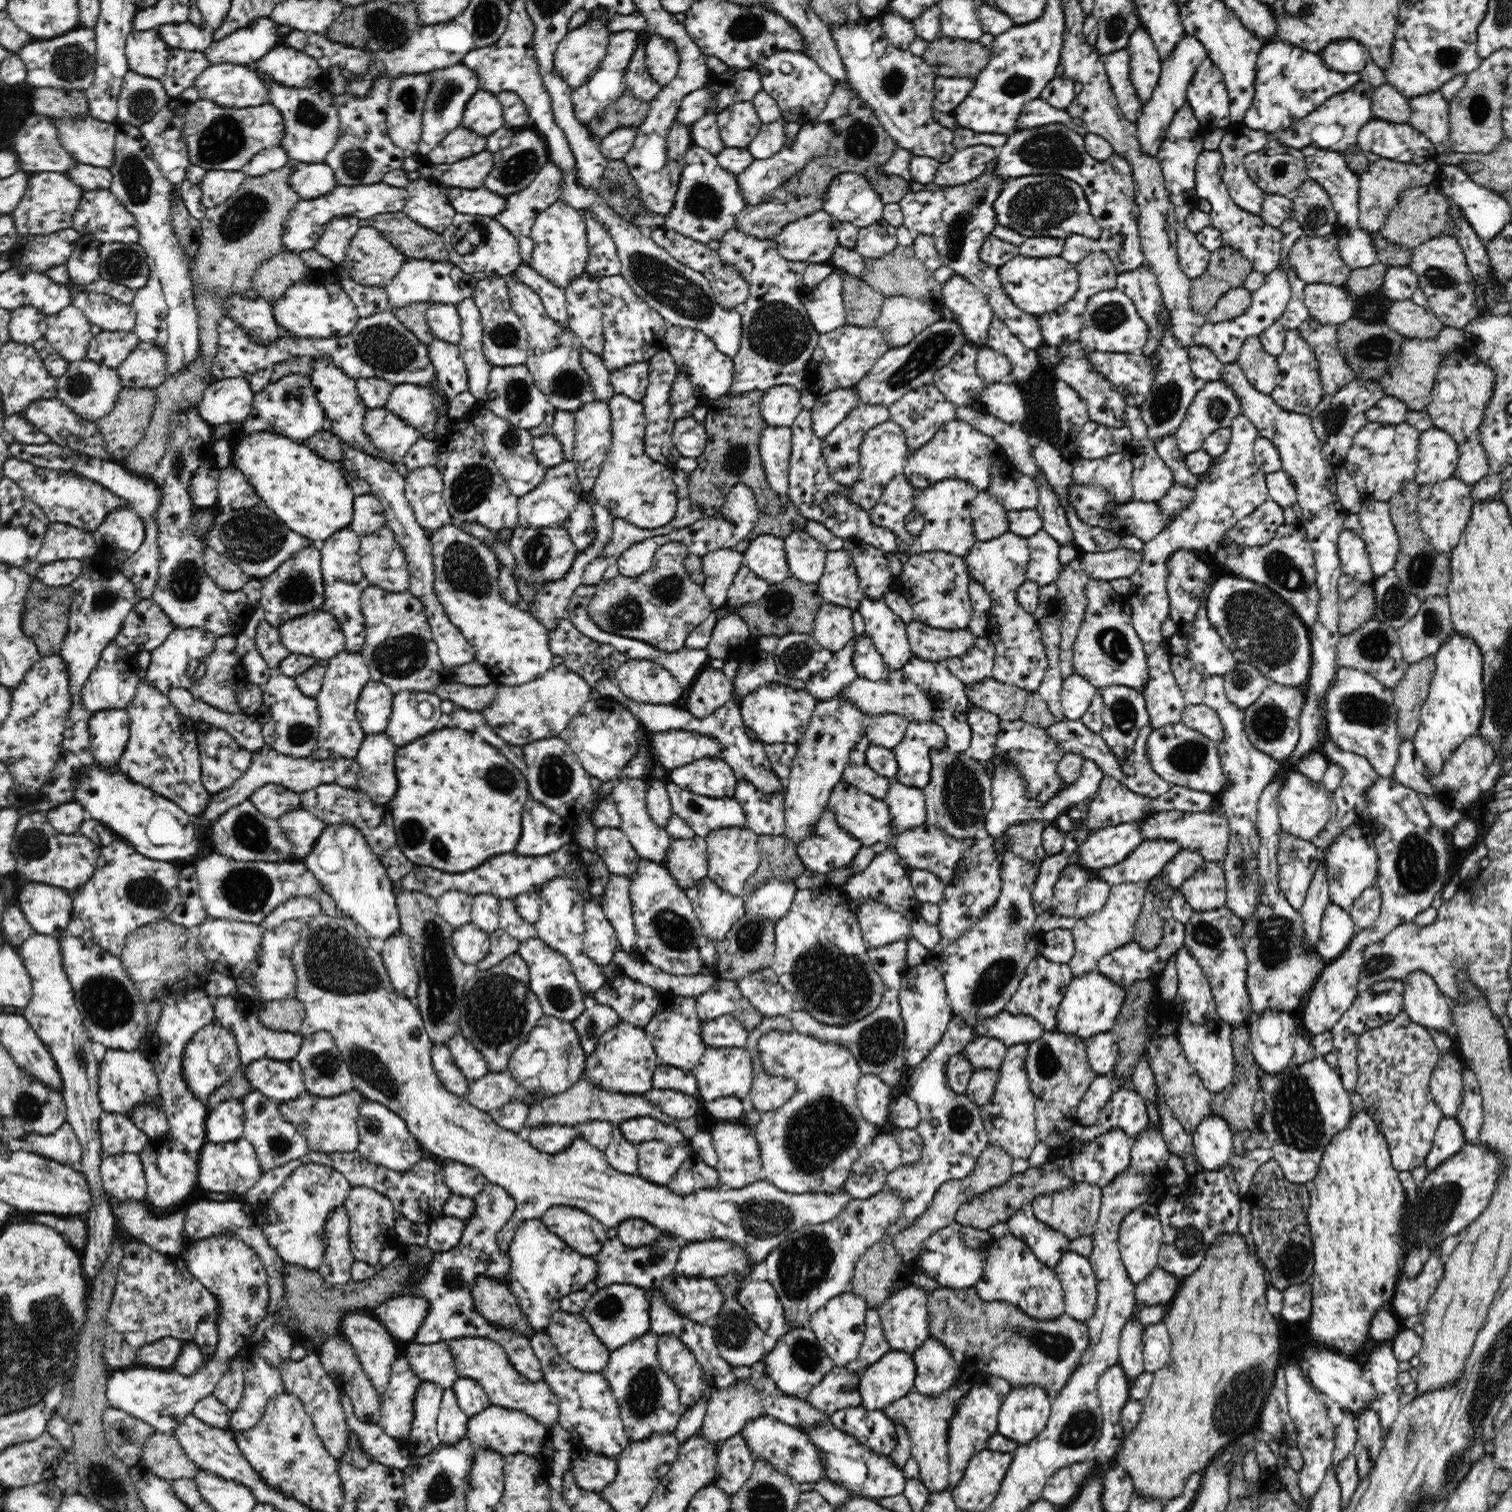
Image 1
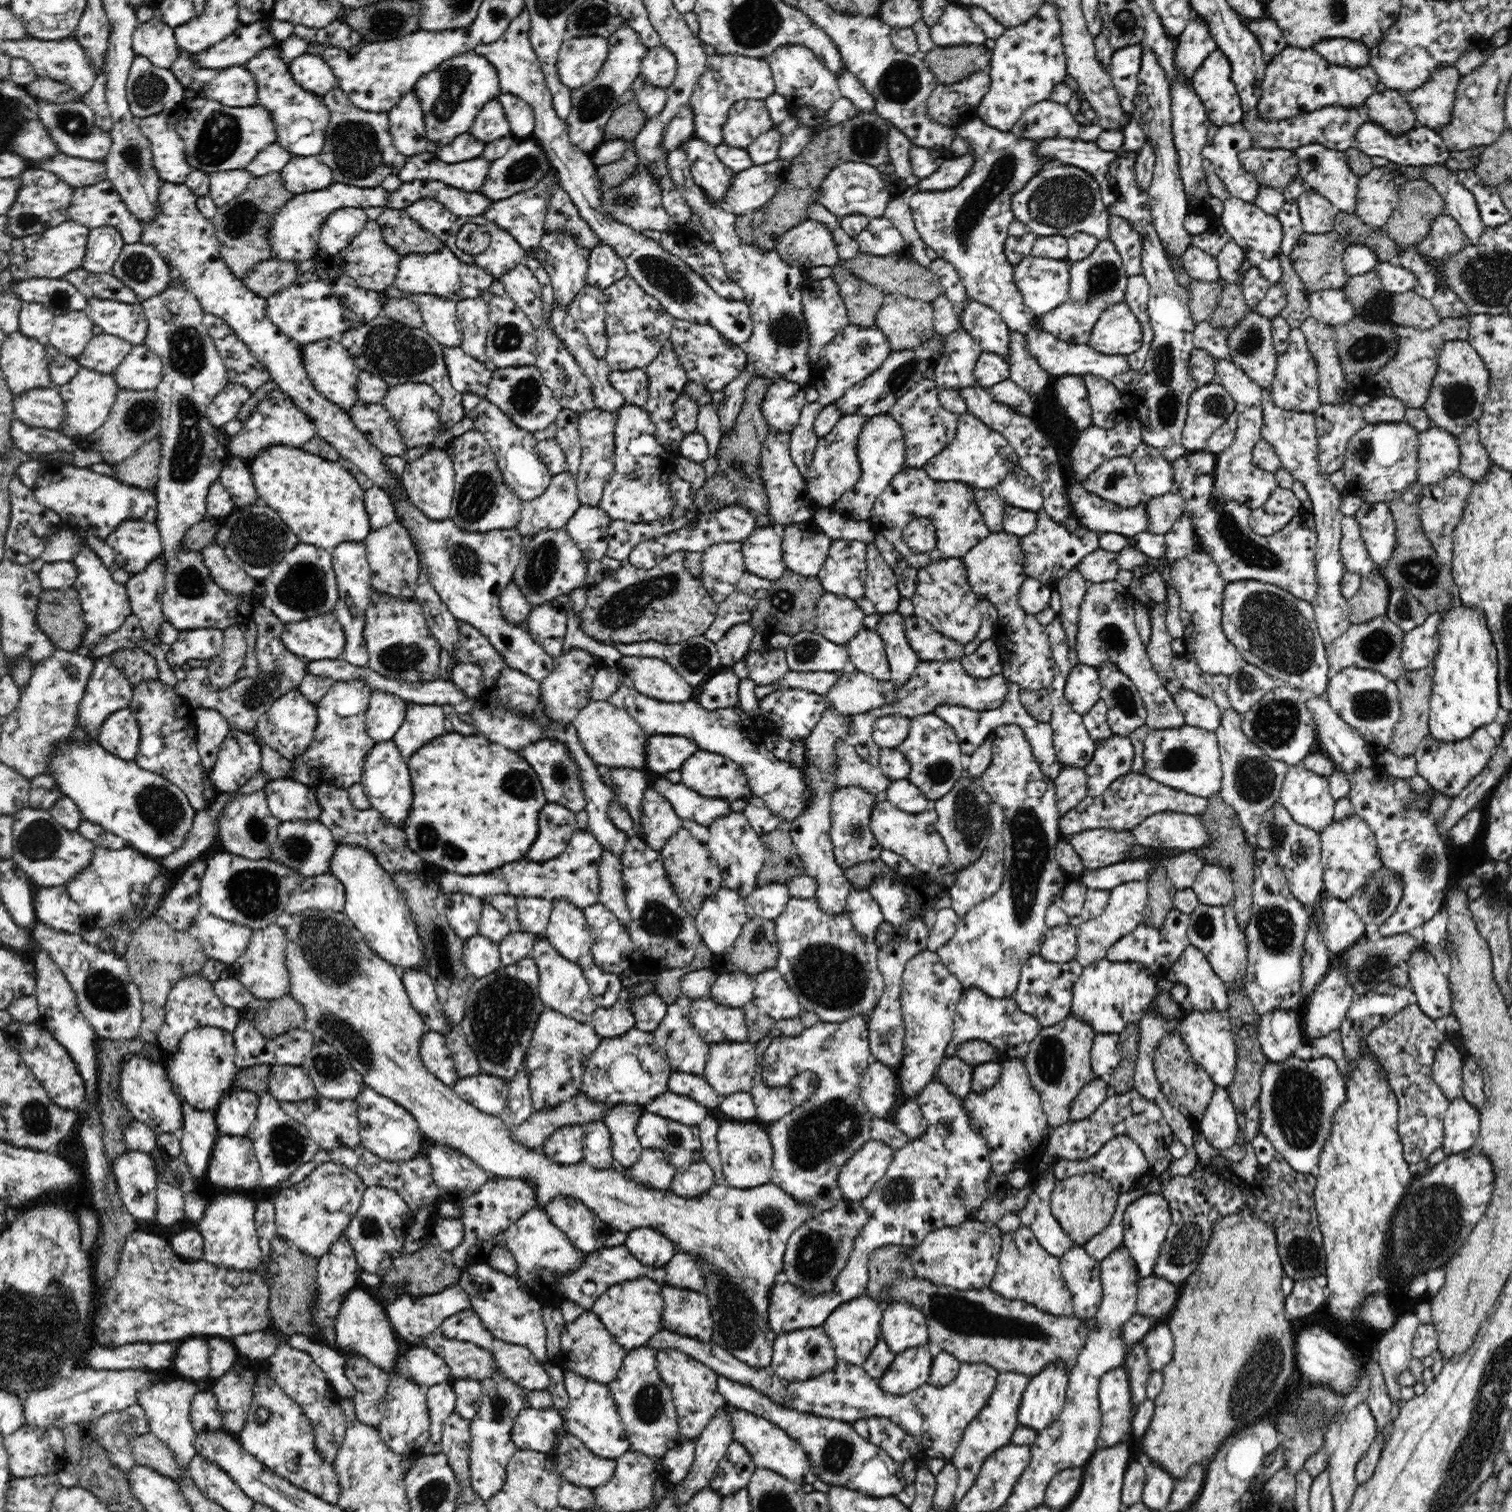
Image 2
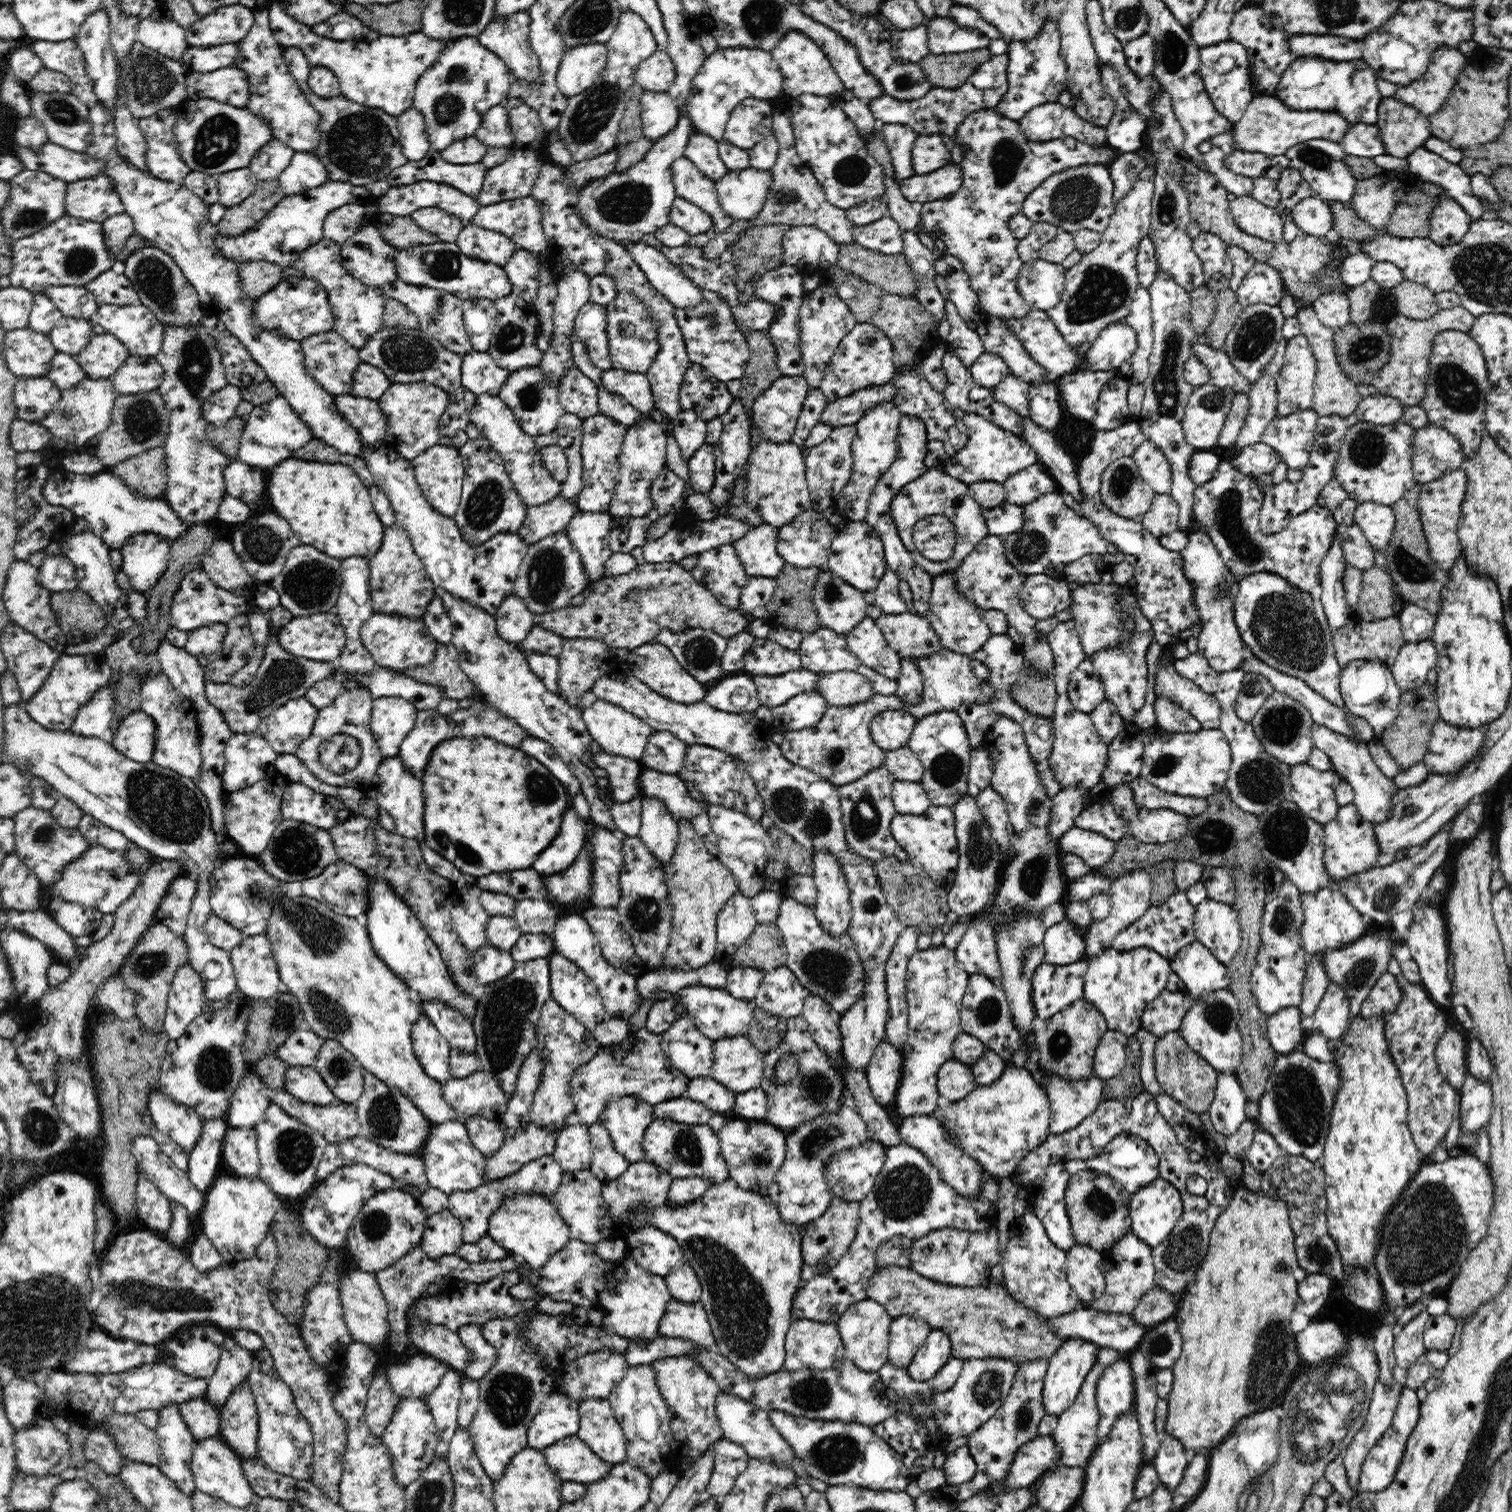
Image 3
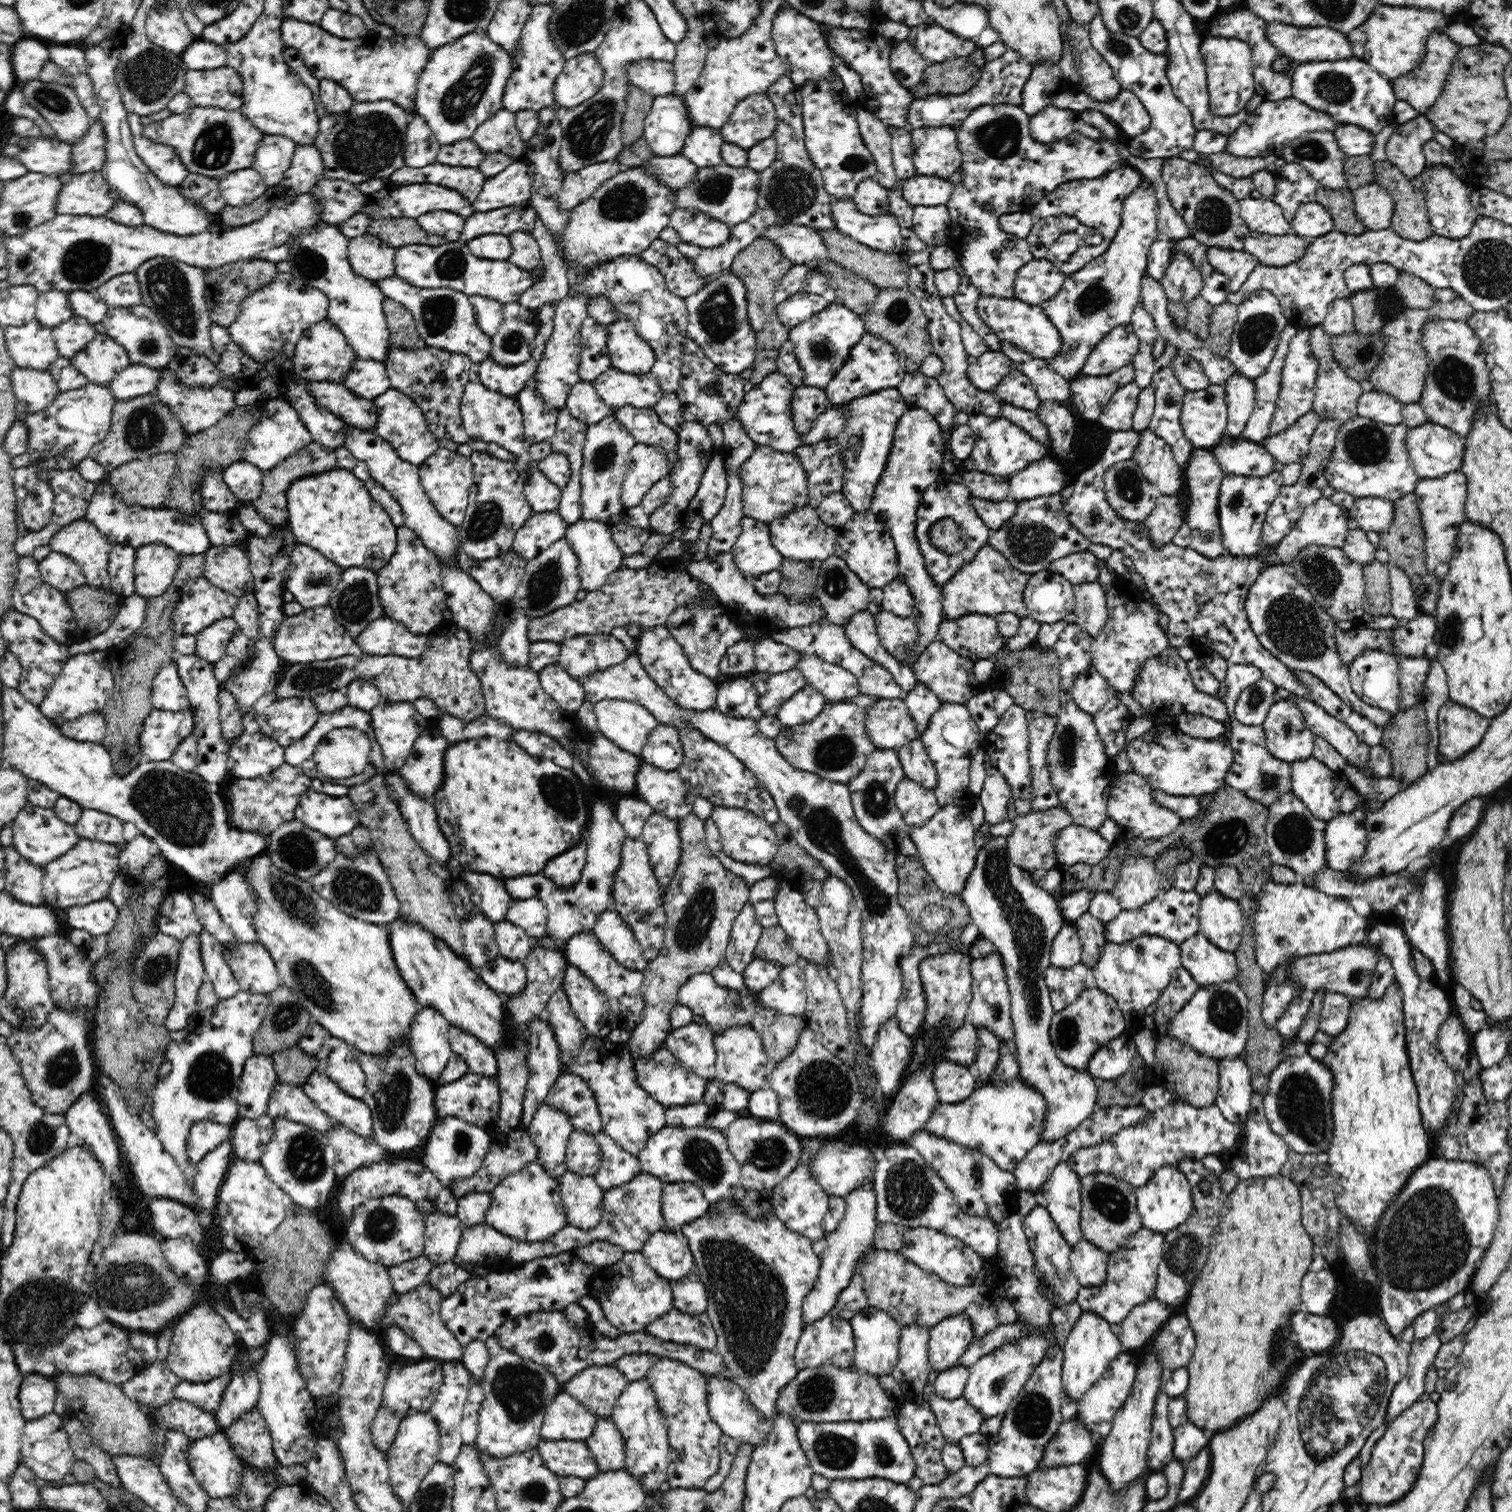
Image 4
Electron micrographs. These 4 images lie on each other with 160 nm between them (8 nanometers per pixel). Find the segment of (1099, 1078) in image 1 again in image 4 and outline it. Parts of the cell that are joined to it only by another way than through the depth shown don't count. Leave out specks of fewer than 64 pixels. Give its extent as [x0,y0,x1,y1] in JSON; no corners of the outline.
[960,822,1097,1142]

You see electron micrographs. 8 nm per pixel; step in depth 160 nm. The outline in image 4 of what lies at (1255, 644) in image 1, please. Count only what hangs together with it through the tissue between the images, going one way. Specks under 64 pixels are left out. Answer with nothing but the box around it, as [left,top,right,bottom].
[1244,565,1393,728]

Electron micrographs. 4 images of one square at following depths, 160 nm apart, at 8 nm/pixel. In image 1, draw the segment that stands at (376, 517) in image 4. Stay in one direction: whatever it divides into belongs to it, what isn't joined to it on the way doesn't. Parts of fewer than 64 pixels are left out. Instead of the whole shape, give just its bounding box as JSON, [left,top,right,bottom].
[230,430,352,543]

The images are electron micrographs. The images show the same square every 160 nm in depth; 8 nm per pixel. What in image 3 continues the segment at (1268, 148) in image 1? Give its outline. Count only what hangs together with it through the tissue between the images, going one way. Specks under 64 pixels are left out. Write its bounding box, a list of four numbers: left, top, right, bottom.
[1225,149,1289,182]

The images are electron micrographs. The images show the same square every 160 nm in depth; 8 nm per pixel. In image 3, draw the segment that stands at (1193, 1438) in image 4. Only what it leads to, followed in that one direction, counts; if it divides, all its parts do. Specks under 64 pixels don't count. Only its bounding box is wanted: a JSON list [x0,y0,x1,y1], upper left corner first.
[1149,1437,1187,1493]

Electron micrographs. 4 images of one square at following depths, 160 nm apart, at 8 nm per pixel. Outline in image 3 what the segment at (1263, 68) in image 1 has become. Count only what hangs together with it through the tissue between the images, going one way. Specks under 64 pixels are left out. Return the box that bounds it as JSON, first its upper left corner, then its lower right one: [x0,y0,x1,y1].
[1273,56,1382,125]

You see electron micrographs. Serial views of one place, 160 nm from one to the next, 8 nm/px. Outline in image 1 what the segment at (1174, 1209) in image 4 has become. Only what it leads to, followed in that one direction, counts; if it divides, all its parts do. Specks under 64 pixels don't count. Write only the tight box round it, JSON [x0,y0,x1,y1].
[1118,1203,1163,1285]

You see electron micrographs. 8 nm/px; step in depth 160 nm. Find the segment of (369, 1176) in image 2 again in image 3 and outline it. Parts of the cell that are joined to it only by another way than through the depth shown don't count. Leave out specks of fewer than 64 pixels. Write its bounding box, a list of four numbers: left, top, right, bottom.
[316,1137,429,1201]

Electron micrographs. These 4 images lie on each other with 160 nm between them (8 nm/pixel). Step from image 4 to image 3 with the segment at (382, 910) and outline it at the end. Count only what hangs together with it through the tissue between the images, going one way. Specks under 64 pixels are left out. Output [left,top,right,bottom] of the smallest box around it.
[300,860,366,918]

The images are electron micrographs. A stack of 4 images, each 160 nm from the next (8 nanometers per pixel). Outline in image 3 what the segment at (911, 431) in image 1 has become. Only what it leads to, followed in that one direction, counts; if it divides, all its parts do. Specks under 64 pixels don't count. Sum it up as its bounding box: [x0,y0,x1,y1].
[894,369,968,469]

